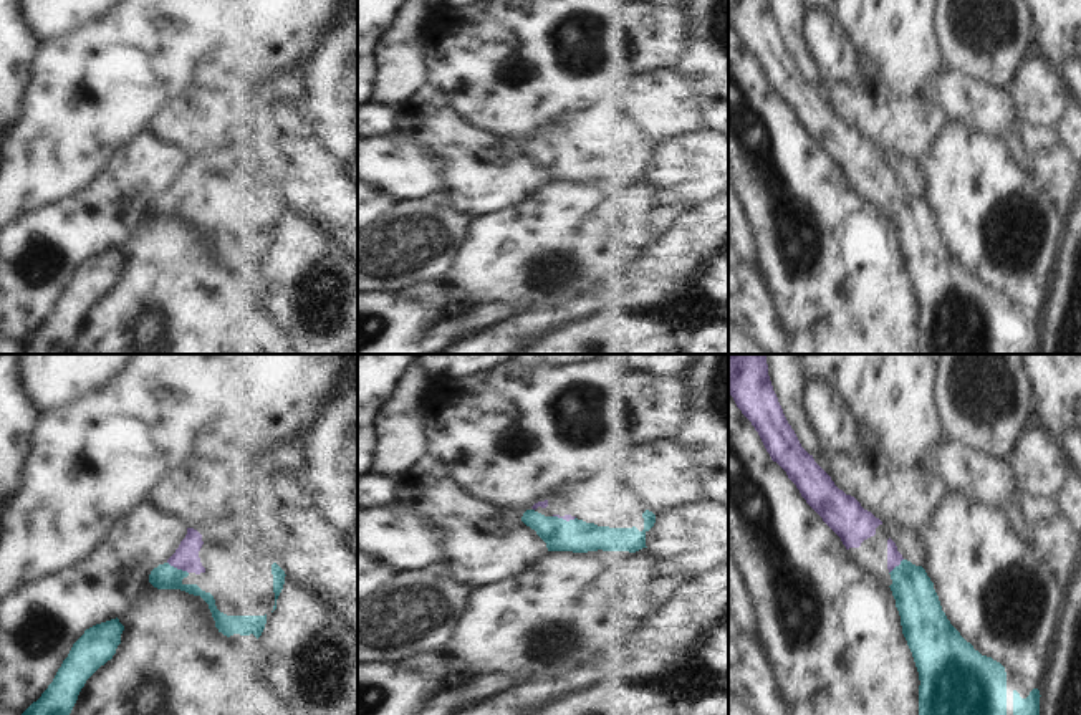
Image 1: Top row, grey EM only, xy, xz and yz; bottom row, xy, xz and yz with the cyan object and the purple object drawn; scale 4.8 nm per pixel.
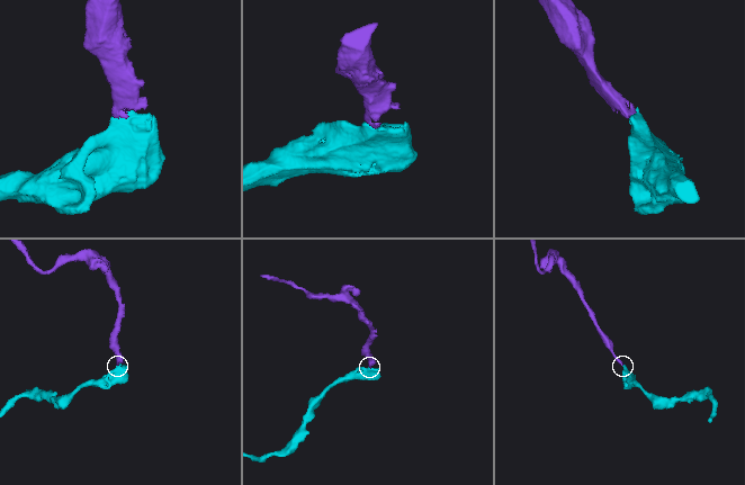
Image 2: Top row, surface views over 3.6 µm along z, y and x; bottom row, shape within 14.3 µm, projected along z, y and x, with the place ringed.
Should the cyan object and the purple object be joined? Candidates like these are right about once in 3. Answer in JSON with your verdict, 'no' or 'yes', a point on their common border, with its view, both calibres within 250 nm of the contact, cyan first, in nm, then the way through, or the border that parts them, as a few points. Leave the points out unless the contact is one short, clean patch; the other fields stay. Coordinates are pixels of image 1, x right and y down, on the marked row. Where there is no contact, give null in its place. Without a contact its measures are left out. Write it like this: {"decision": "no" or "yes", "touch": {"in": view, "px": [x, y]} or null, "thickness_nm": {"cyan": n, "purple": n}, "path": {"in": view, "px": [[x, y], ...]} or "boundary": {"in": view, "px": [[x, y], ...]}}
{"decision": "yes", "touch": {"in": "xy", "px": [176, 568]}, "thickness_nm": {"cyan": 120, "purple": 120}, "path": {"in": "xy", "px": [[164, 576], [176, 568], [186, 556]]}}

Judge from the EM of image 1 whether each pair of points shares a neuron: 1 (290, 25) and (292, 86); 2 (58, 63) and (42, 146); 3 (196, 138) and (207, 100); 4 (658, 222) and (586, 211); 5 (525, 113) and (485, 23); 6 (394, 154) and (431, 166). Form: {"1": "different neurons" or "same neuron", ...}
{"1": "different neurons", "2": "same neuron", "3": "same neuron", "4": "same neuron", "5": "same neuron", "6": "same neuron"}

